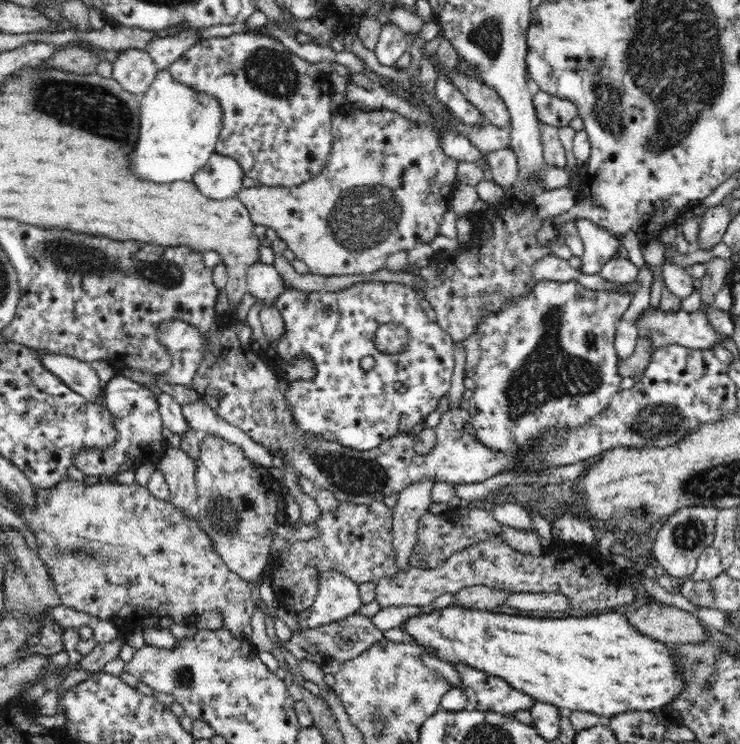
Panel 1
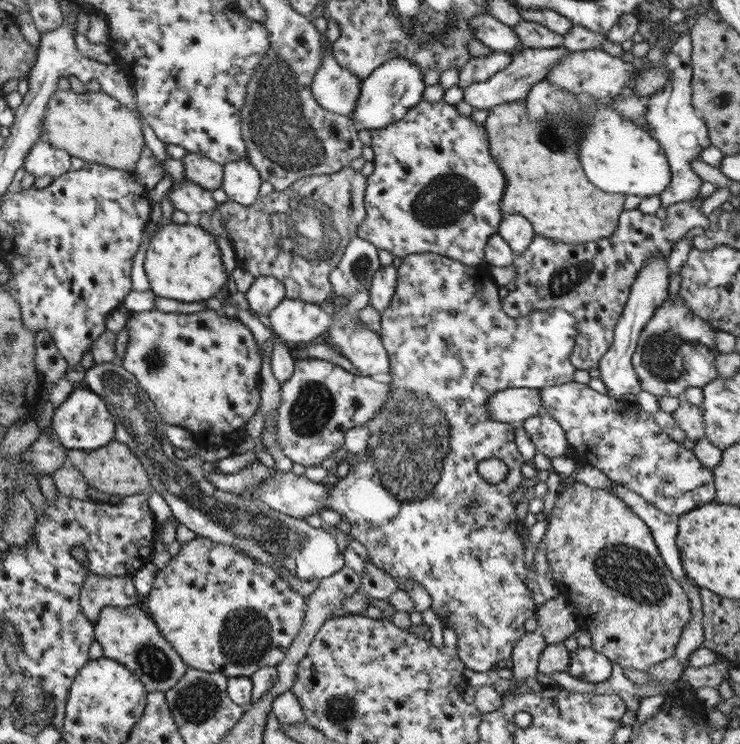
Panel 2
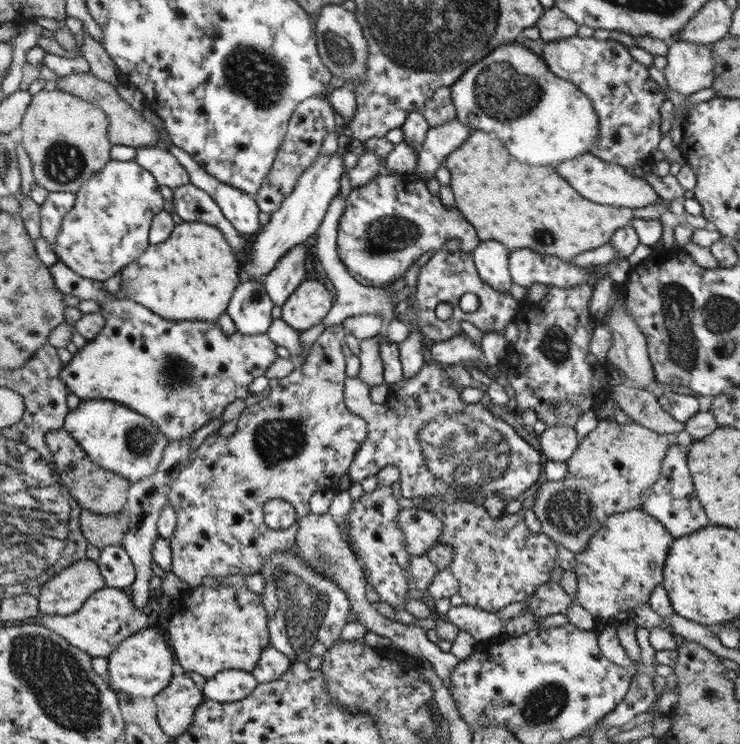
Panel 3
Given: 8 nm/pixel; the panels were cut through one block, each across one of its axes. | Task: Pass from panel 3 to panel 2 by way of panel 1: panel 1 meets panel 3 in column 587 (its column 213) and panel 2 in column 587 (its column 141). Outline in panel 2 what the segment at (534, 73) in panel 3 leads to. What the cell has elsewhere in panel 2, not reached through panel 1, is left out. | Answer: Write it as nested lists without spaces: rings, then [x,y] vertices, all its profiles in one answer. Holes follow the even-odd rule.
[[[538,80],[524,99],[527,100],[530,119],[567,116],[568,119],[578,122],[578,126],[582,126],[580,162],[584,166],[588,180],[596,188],[610,194],[648,198],[664,192],[670,184],[672,173],[665,150],[658,140],[632,120],[619,116],[613,106],[604,106],[603,100],[584,93],[572,94],[570,90],[562,90],[550,84],[548,80]]]

